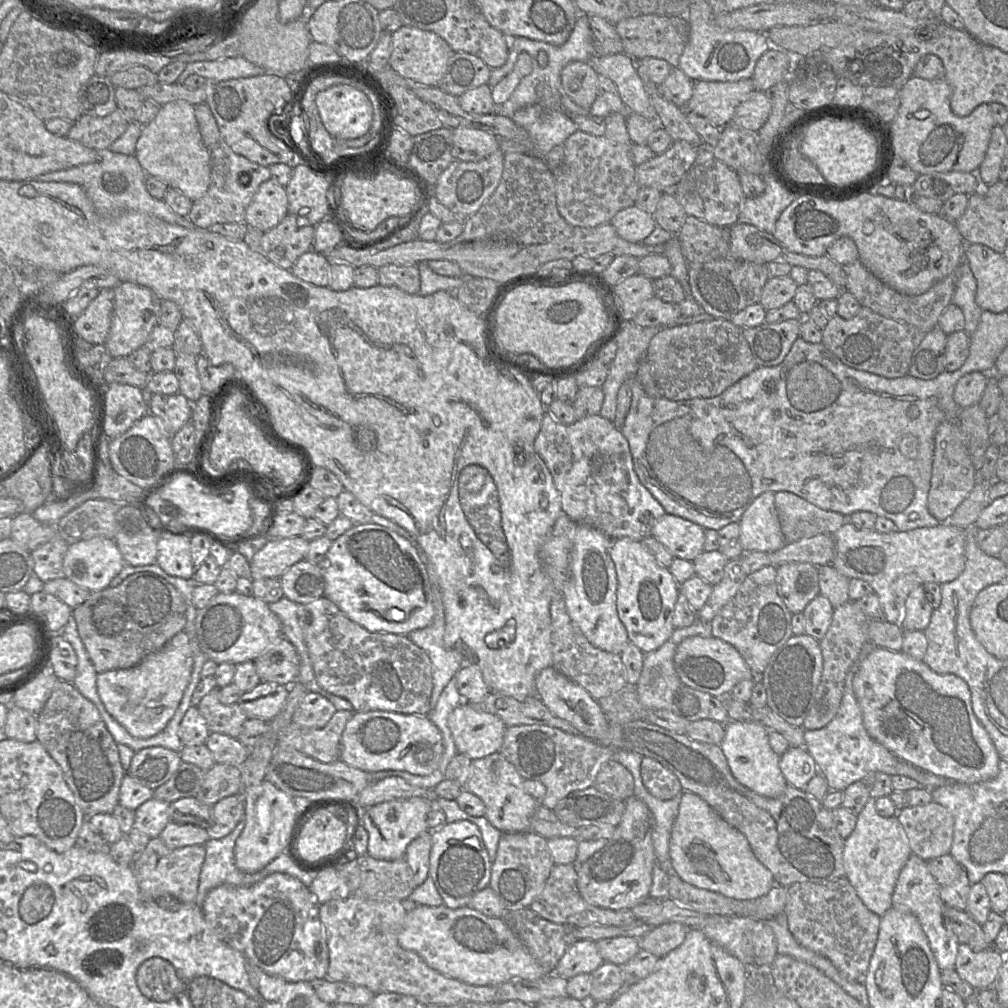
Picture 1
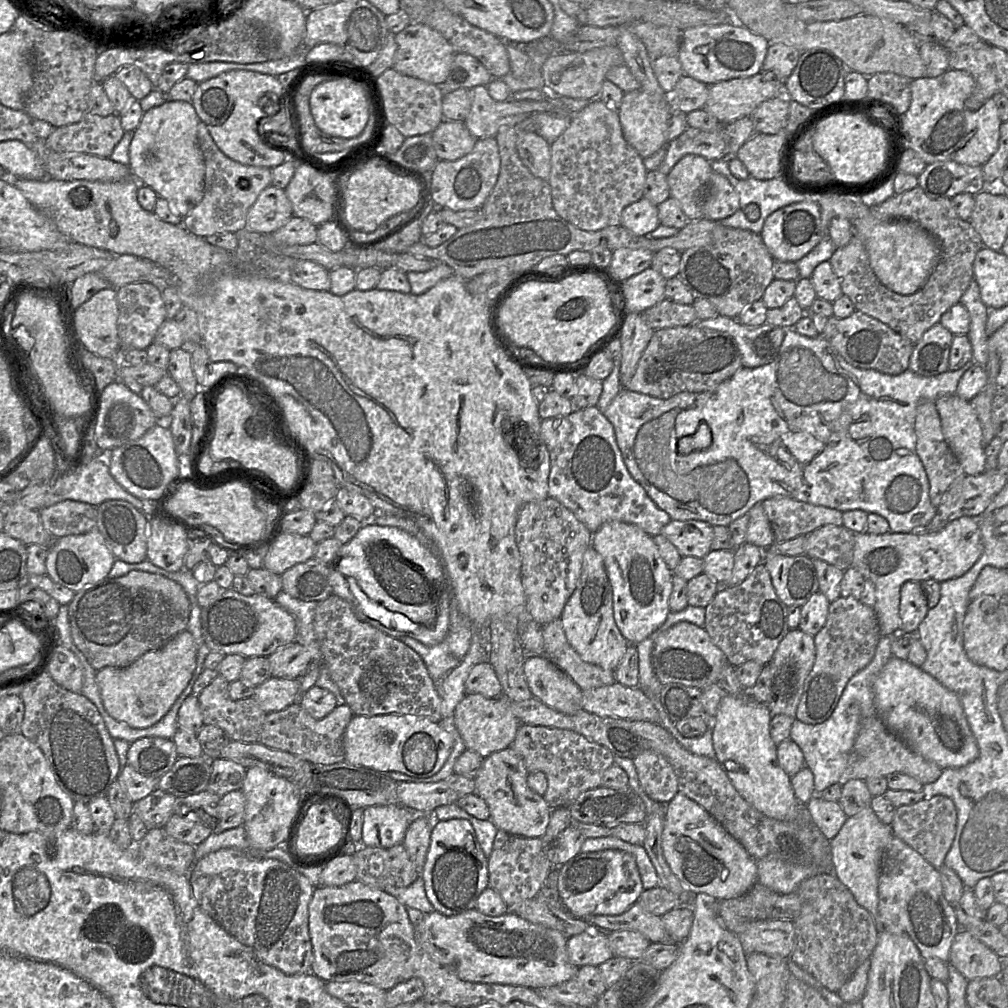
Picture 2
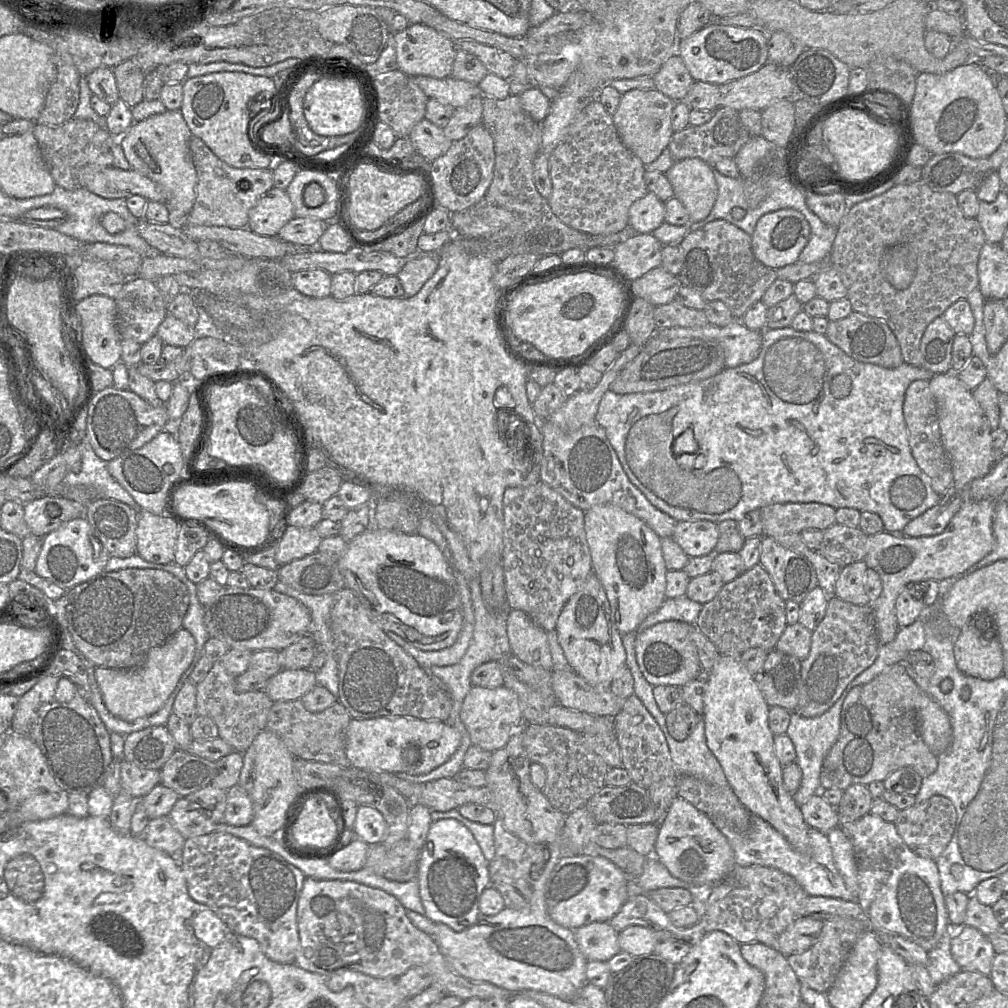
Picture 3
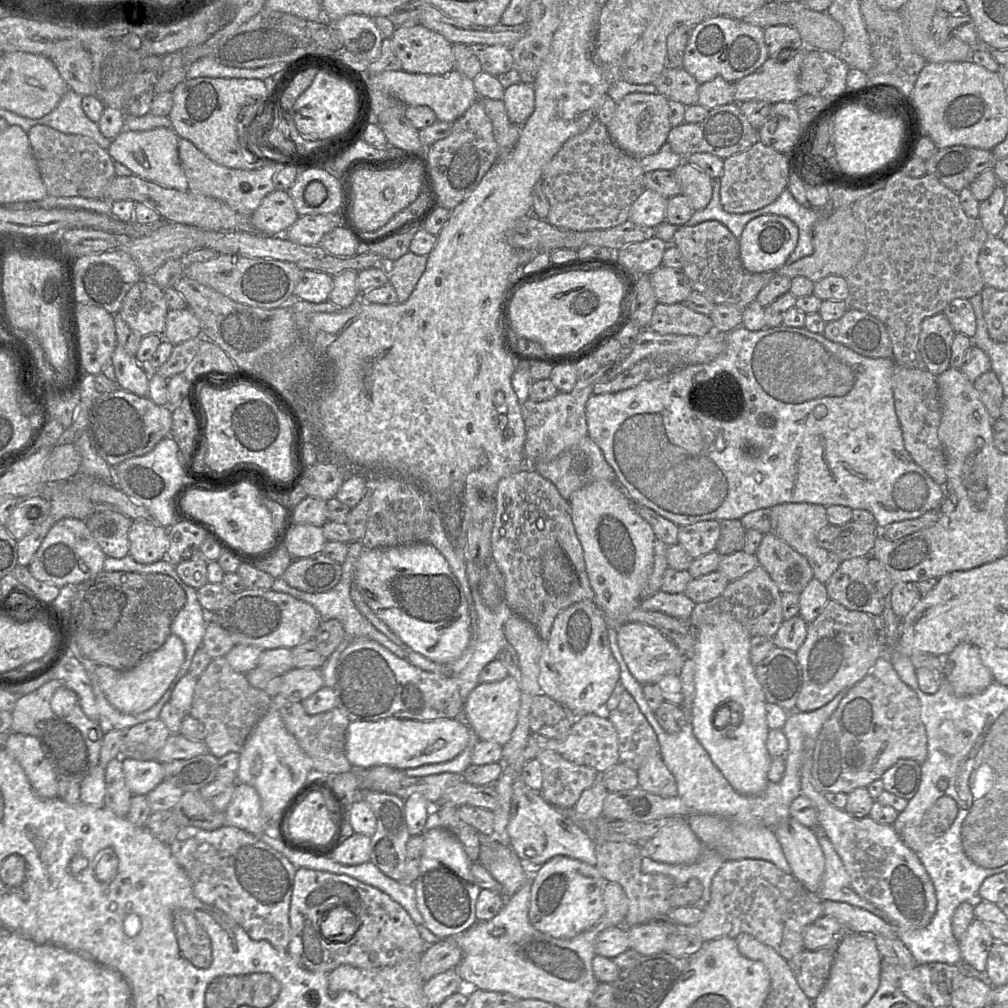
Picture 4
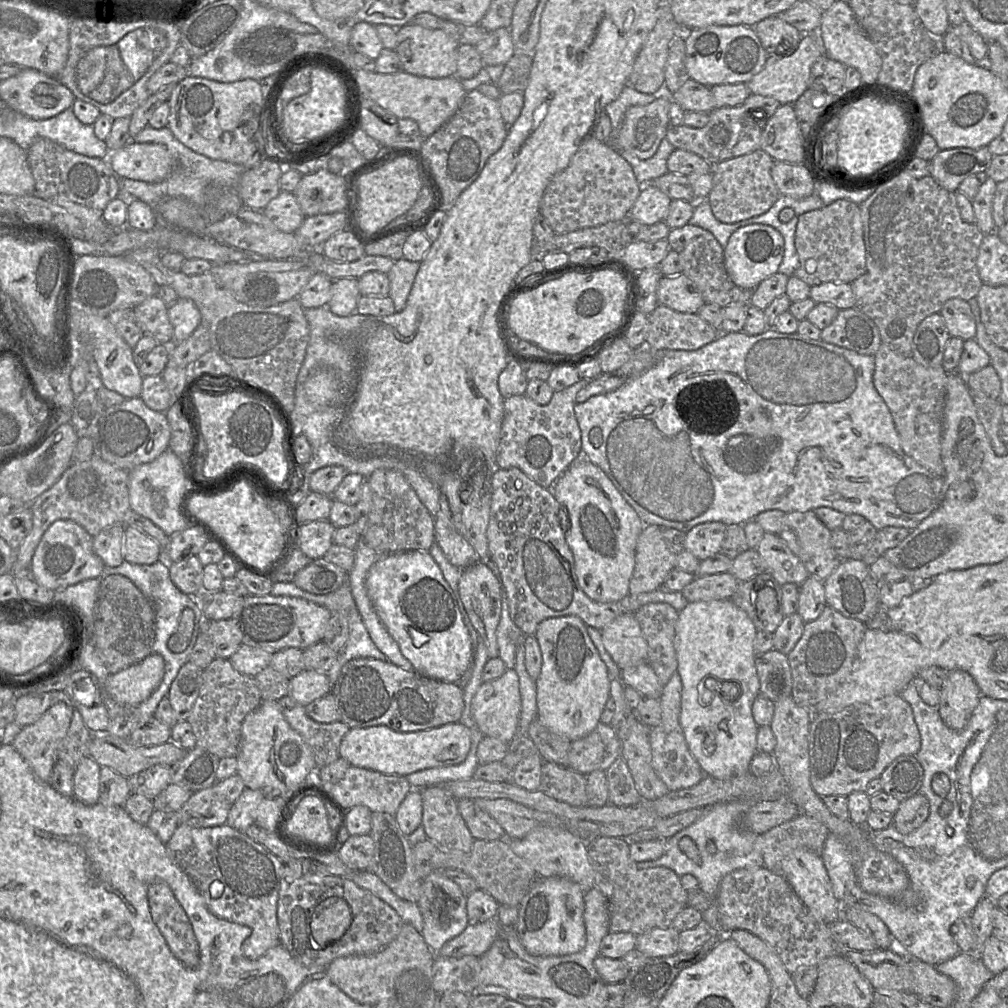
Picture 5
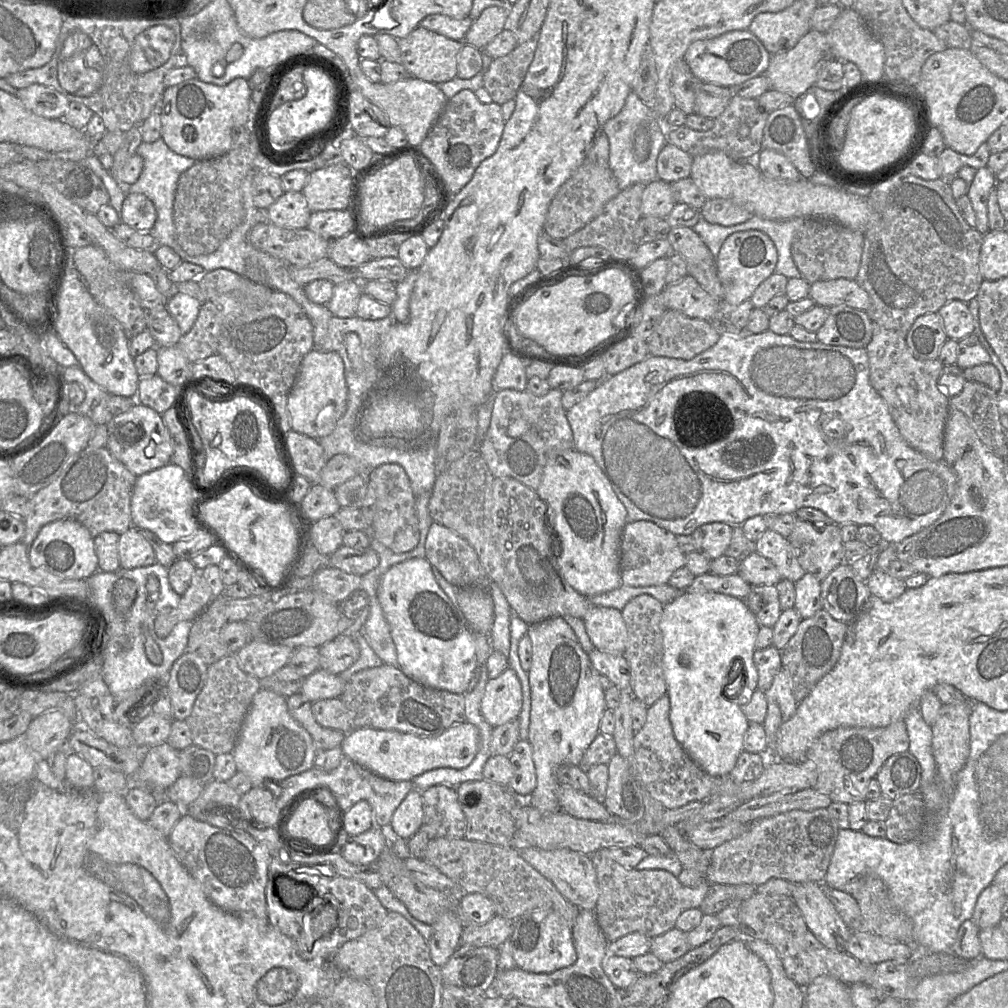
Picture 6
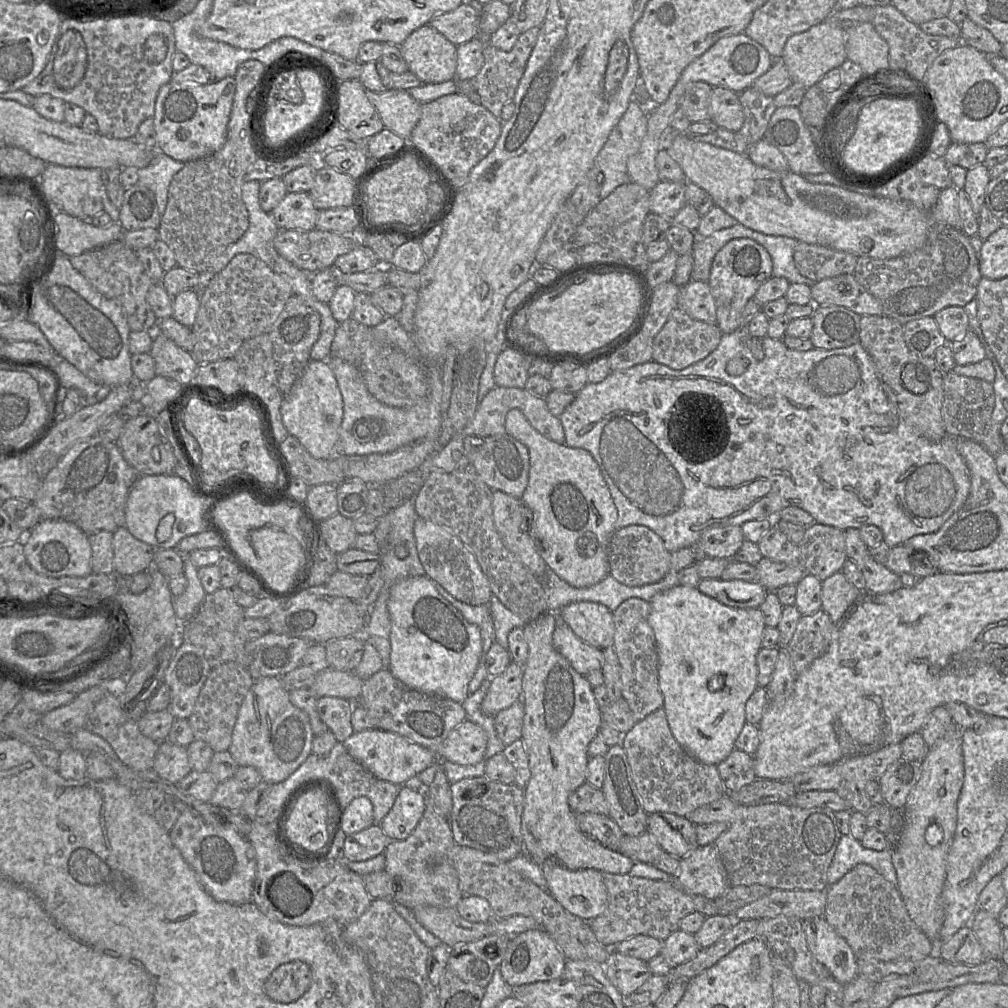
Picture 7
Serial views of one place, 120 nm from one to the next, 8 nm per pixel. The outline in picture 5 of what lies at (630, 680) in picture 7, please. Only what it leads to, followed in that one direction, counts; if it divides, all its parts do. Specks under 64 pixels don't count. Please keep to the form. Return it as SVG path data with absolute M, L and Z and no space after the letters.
M649 603L634 613L648 645L647 664L662 686L677 671L674 637L678 615L679 611L667 603Z

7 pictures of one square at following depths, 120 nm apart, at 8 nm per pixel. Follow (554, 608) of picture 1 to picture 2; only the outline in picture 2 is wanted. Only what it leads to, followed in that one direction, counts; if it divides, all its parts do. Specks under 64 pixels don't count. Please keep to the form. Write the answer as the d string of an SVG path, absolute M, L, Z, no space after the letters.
M561 619L542 627L544 656L565 672L584 691L612 685L616 682L615 672L585 662L570 645Z

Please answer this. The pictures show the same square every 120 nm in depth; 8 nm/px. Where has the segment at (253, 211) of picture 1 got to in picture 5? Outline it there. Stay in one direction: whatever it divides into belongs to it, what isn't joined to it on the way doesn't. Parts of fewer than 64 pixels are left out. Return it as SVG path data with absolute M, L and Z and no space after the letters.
M280 191L262 212L279 230L287 233L295 233L305 219L294 193L289 191Z

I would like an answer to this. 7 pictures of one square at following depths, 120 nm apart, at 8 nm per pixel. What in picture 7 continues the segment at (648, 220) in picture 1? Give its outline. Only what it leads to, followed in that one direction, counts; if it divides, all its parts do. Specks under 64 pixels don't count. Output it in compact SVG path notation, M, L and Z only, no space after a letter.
M660 181L650 191L650 213L669 220L685 205L685 182Z

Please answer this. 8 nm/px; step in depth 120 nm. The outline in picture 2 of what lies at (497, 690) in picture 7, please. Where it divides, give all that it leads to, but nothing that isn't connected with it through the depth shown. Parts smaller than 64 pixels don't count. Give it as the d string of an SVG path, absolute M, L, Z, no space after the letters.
M480 694L464 696L455 709L454 721L466 749L486 758L494 752L510 747L520 722L511 711L509 701L511 700L502 695L498 698L486 698Z

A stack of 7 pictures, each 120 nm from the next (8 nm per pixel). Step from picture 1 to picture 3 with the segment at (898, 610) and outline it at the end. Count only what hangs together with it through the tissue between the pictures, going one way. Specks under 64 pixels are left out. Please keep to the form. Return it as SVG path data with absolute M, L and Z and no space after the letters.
M994 500L966 501L962 504L958 512L953 516L945 530L934 536L908 537L901 532L886 532L869 535L867 541L867 553L864 562L868 568L874 569L882 580L882 593L872 604L878 640L881 645L891 642L899 629L896 617L896 600L898 595L909 585L920 583L924 580L954 580L965 573L989 554L995 545L993 535Z

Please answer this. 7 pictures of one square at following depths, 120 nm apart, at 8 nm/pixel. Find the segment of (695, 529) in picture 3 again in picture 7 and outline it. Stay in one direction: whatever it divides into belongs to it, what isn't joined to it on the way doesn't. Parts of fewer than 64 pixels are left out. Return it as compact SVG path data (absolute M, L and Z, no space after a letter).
M740 526L712 528L699 539L707 557L733 559L745 537Z

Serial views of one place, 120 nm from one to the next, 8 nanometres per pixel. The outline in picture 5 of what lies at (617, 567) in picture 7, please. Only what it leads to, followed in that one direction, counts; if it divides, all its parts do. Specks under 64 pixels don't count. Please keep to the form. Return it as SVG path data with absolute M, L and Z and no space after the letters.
M645 525L638 537L629 583L630 595L663 588L667 575L675 568L677 554L668 548L662 529L656 525Z

